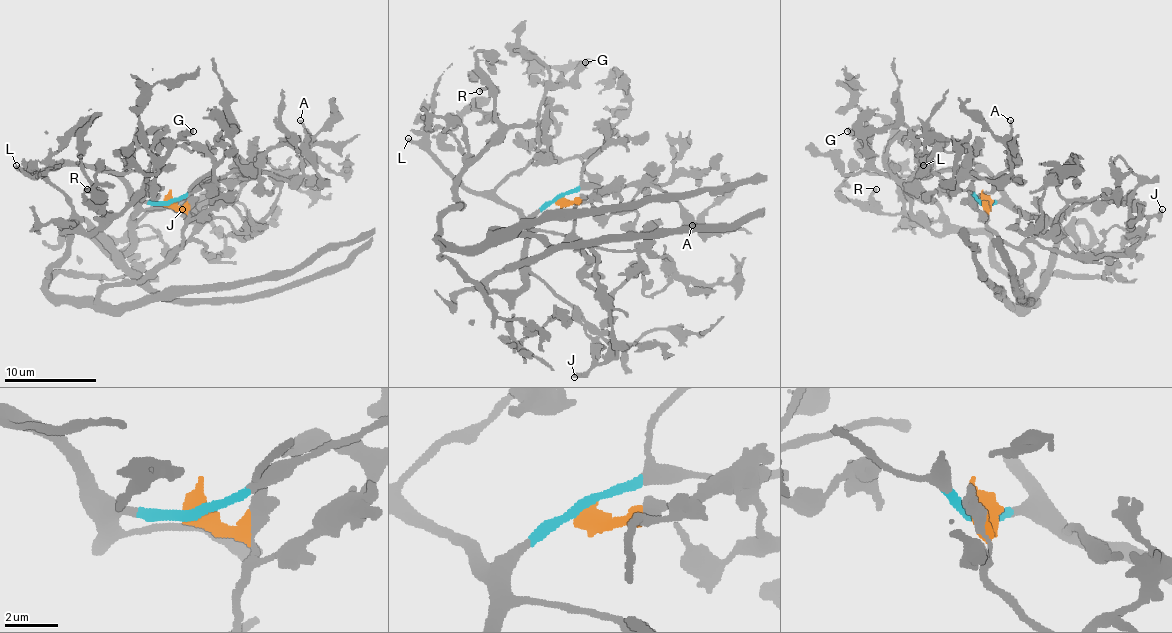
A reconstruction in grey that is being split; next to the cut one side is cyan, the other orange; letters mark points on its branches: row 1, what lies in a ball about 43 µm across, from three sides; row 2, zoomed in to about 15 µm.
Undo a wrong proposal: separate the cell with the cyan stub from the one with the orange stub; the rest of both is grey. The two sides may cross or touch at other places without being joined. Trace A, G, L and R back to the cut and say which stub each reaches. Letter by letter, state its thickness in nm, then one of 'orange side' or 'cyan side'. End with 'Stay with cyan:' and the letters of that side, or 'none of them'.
A: 180 nm | cyan side
G: 480 nm | cyan side
L: 280 nm | cyan side
R: 280 nm | orange side
Stay with cyan: A, G, L

